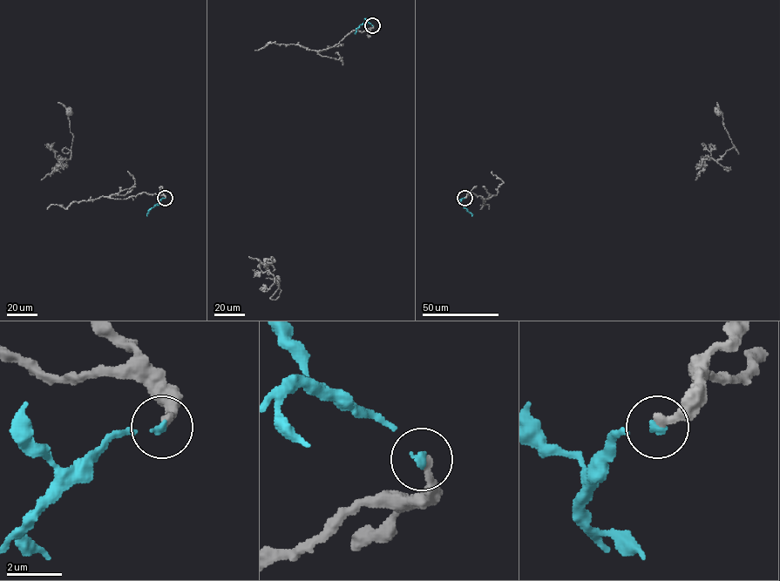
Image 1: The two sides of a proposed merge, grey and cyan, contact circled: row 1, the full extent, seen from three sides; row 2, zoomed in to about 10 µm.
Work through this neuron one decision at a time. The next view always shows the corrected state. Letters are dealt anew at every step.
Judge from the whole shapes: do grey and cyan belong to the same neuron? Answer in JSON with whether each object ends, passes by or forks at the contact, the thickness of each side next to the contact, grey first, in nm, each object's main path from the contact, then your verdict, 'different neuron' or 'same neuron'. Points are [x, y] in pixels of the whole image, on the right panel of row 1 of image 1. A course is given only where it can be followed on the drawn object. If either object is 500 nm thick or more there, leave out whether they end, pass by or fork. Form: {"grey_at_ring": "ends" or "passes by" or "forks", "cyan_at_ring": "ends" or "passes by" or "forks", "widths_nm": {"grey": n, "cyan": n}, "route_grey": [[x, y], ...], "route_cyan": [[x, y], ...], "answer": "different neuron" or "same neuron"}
{"grey_at_ring": "ends", "cyan_at_ring": "ends", "widths_nm": {"grey": 280, "cyan": 240}, "route_grey": [[464, 198], [470, 192], [489, 199], [503, 182], [699, 167], [734, 147], [738, 153], [718, 111]], "route_cyan": [[464, 198], [460, 203], [472, 216]], "answer": "same neuron"}

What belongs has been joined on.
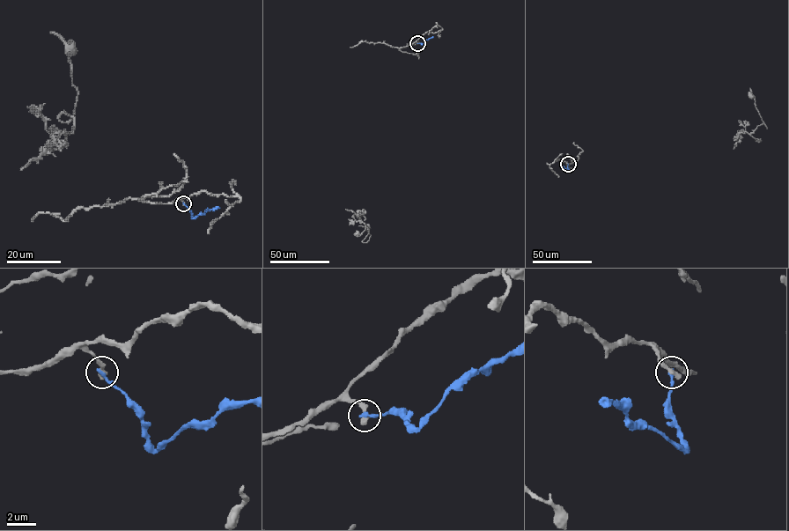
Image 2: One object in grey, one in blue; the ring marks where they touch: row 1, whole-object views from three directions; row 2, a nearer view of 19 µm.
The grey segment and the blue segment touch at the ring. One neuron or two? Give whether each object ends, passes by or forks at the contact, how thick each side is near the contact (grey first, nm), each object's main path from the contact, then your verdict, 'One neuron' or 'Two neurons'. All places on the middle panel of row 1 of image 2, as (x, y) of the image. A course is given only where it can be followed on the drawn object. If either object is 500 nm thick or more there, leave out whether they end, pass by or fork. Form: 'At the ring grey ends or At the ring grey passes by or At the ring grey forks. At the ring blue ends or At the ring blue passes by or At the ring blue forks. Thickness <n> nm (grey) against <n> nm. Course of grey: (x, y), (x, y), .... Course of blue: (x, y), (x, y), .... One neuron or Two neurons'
At the ring grey ends. At the ring blue ends. Thickness 400 nm (grey) against 260 nm. Course of grey: (417, 43), (400, 48), (418, 58), (363, 213), (357, 215), (369, 230), (363, 243), (371, 236), (367, 226). Course of blue: (417, 43), (422, 44), (432, 36). Two neurons

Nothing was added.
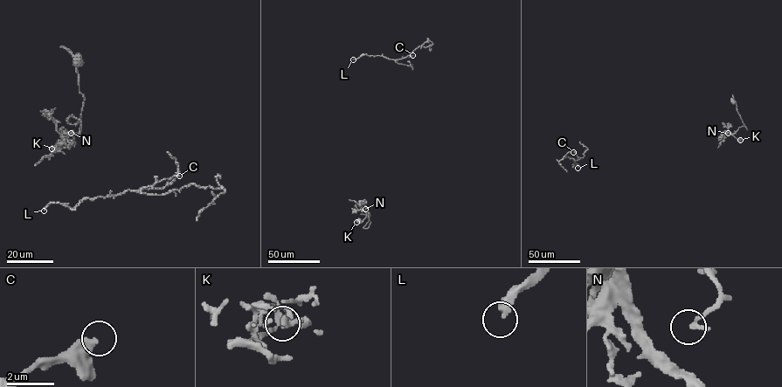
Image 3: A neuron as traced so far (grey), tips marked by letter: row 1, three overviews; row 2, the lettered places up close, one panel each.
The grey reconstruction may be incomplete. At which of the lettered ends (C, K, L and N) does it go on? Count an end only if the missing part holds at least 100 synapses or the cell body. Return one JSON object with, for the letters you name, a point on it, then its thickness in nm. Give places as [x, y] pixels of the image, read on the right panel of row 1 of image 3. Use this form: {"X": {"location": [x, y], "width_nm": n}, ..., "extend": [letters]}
{"L": {"location": [577, 168], "width_nm": 400}, "extend": ["L"]}

